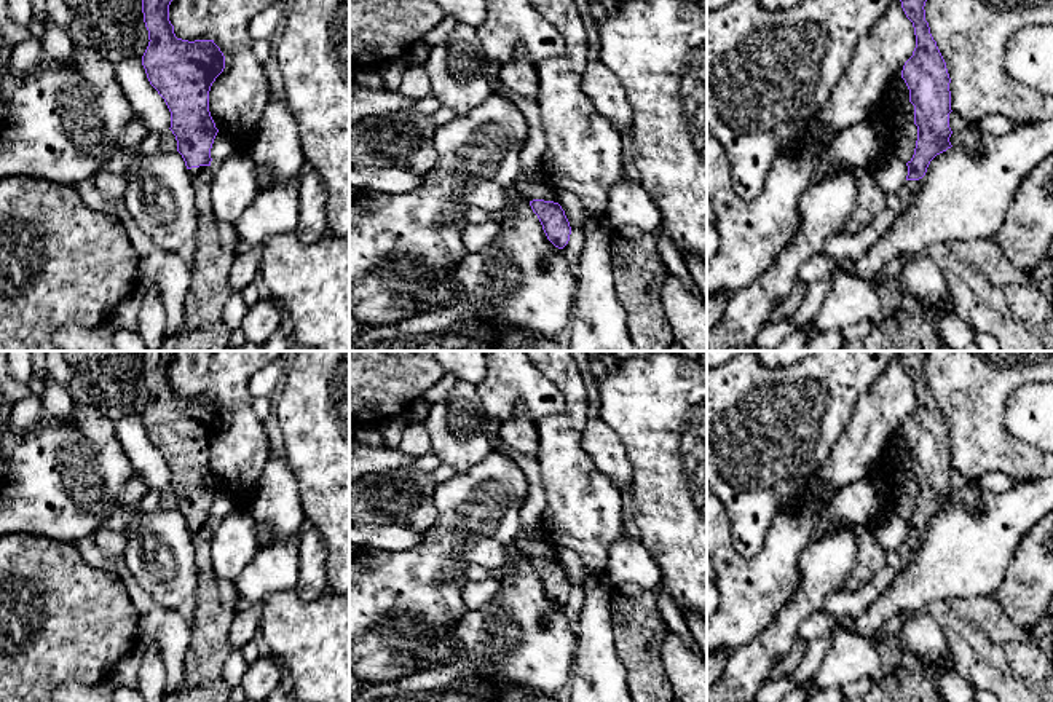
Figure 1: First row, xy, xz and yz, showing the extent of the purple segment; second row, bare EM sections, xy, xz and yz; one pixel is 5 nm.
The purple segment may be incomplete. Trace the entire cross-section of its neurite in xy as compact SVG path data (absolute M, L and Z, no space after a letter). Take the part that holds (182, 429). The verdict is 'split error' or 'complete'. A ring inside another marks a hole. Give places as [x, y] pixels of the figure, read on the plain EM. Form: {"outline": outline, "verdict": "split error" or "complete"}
{"outline": "M140 351L148 404L142 413L150 442L171 469L177 498L196 550L198 586L191 638L183 656L182 686L161 702L230 702L222 670L231 653L228 629L236 613L235 582L214 573L211 506L219 490L209 469L209 448L225 426L214 397L182 397L169 378L176 351Z", "verdict": "split error"}

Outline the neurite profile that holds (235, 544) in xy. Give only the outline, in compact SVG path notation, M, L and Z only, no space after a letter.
M235 507L212 530L212 565L220 579L235 582L244 566L260 550L257 525L247 507Z

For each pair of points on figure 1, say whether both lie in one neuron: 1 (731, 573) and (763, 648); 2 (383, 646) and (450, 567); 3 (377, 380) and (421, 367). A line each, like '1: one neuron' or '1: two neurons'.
1: two neurons
2: two neurons
3: one neuron

